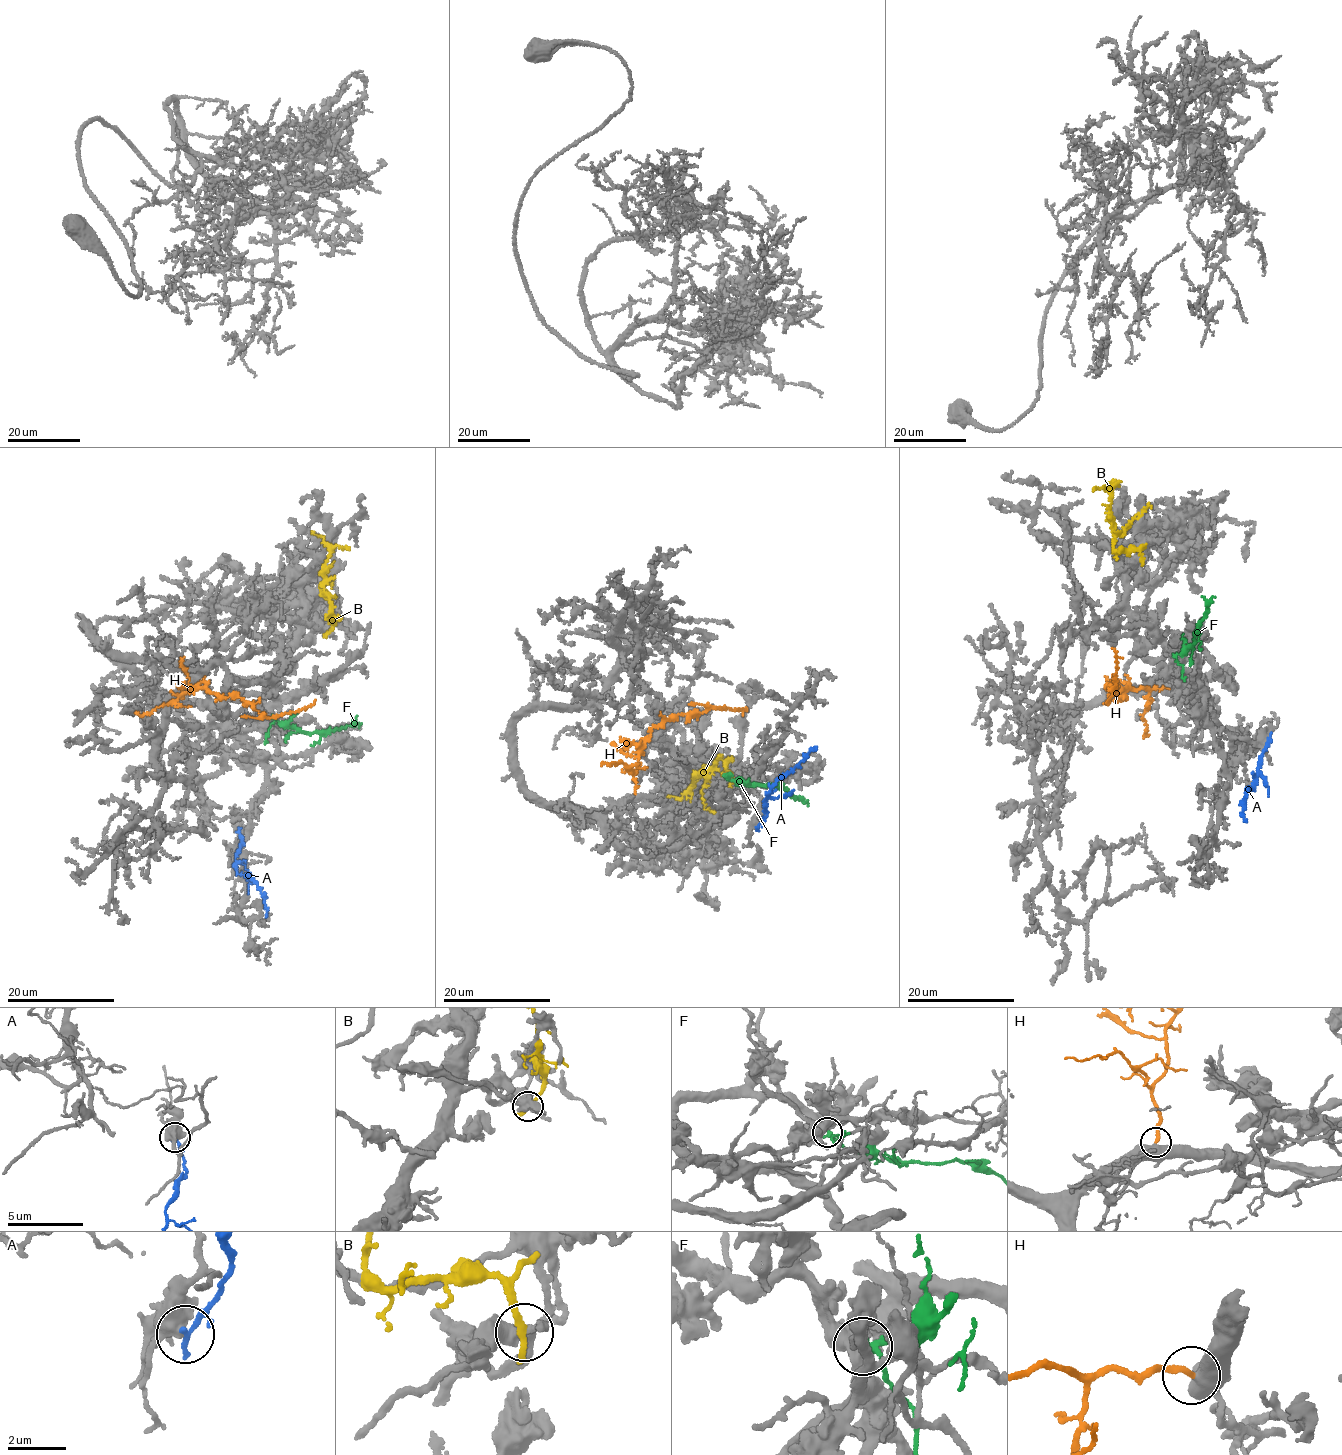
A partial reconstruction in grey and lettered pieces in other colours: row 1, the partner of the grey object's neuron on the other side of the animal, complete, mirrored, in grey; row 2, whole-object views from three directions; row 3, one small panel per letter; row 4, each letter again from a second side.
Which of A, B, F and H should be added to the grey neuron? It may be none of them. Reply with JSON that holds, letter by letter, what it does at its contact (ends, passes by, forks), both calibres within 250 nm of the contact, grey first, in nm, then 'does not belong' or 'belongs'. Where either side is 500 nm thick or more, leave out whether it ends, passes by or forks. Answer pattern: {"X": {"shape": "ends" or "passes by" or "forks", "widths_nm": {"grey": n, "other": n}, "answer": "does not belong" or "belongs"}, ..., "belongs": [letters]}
{"A": {"widths_nm": {"grey": 500, "other": 200}, "answer": "does not belong"}, "B": {"shape": "ends", "widths_nm": {"grey": 240, "other": 280}, "answer": "does not belong"}, "F": {"shape": "passes by", "widths_nm": {"grey": 460, "other": 170}, "answer": "does not belong"}, "H": {"shape": "ends", "widths_nm": {"grey": 480, "other": 240}, "answer": "belongs"}, "belongs": ["H"]}

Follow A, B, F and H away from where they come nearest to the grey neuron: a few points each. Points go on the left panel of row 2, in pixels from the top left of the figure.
A: (238, 831), (242, 844), (235, 856), (236, 872), (256, 883), (263, 894), (265, 916)
B: (327, 632), (333, 624), (330, 599), (322, 583), (322, 565), (329, 554), (329, 545), (311, 531)
F: (273, 717), (277, 722), (289, 724), (290, 728), (312, 734), (327, 735), (360, 724)
H: (177, 700), (195, 686), (223, 697), (240, 697), (260, 713), (273, 717), (296, 711), (315, 701)

